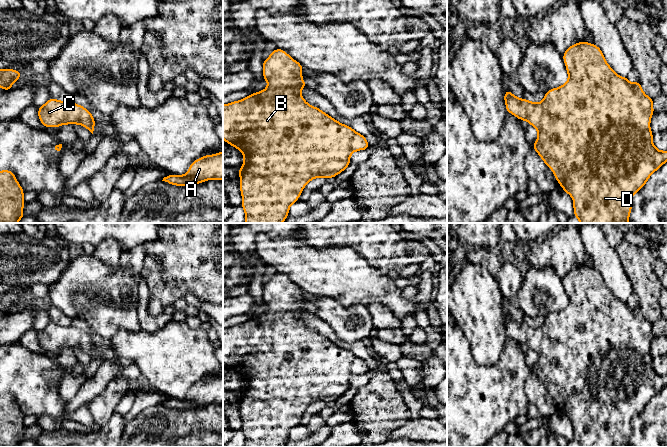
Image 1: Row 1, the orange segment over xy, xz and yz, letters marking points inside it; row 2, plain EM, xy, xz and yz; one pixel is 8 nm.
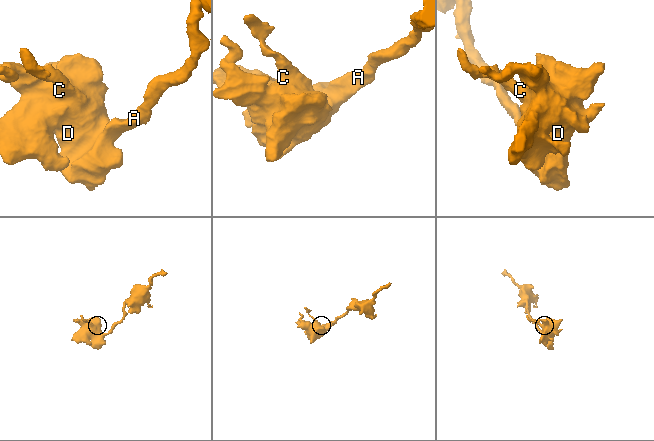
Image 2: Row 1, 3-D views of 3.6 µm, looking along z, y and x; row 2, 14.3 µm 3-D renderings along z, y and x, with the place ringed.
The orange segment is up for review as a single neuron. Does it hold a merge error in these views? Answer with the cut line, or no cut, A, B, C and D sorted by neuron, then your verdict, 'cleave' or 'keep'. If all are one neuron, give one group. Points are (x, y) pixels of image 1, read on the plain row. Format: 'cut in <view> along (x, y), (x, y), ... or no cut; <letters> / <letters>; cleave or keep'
no cut; A B C D; keep

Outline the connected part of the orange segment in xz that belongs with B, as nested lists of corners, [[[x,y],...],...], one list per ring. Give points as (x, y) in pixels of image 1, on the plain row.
[[[276,272],[271,279],[263,285],[263,302],[268,306],[268,311],[265,314],[262,314],[260,316],[257,317],[252,317],[250,318],[248,321],[242,323],[242,324],[238,324],[235,326],[231,326],[229,328],[225,328],[223,329],[223,363],[229,368],[232,369],[233,371],[239,373],[243,380],[244,380],[244,388],[242,389],[242,391],[238,394],[239,399],[240,399],[240,415],[242,418],[242,432],[246,438],[246,442],[245,442],[245,447],[282,447],[283,445],[285,445],[288,441],[288,435],[290,430],[295,427],[296,425],[298,425],[299,420],[303,414],[303,412],[308,408],[309,405],[311,405],[314,402],[332,402],[337,400],[339,397],[341,397],[343,394],[345,394],[349,388],[350,388],[350,379],[354,376],[354,375],[359,375],[359,374],[366,374],[366,373],[370,373],[370,370],[367,366],[367,363],[365,362],[365,360],[363,360],[362,358],[359,358],[357,356],[355,356],[352,351],[344,349],[339,347],[337,344],[335,344],[334,342],[330,341],[329,339],[327,339],[326,337],[324,337],[323,335],[321,335],[319,332],[314,331],[309,329],[302,321],[302,319],[300,318],[300,314],[302,312],[306,311],[306,306],[304,304],[301,303],[302,301],[302,293],[303,290],[297,286],[296,284],[292,283],[287,276],[285,276],[284,274],[281,274],[279,272]]]

